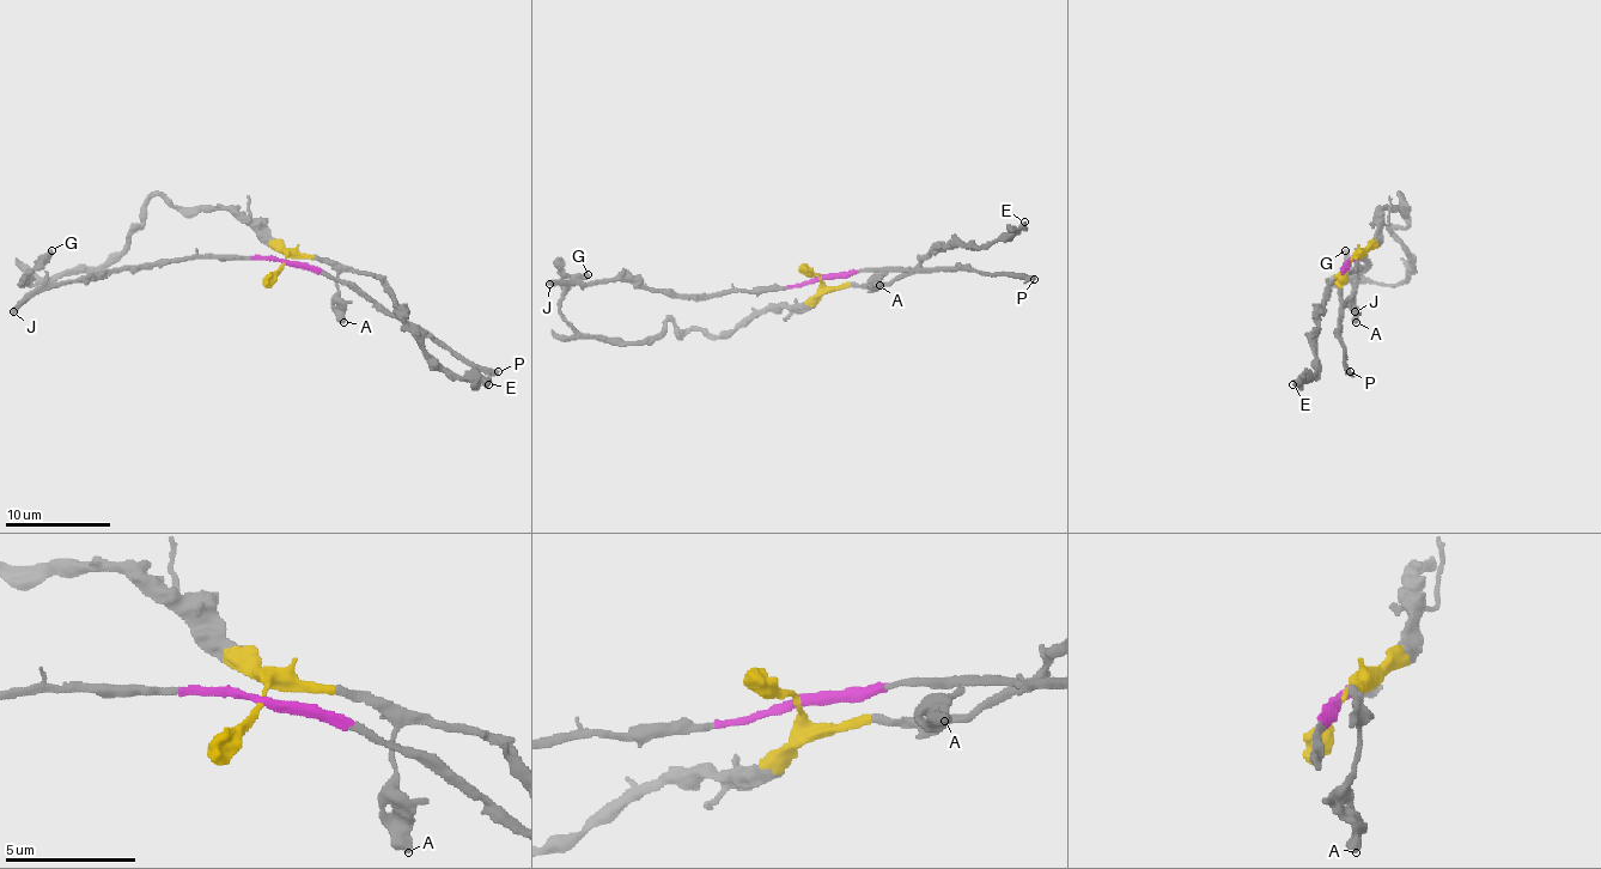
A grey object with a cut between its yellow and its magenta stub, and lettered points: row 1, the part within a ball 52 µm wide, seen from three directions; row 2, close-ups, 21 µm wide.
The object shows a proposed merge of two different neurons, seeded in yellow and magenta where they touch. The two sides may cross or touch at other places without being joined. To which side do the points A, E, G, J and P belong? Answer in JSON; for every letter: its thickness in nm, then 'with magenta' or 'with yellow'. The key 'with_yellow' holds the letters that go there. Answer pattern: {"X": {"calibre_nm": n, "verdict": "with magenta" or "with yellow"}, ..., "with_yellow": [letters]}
{"A": {"calibre_nm": 440, "verdict": "with yellow"}, "E": {"calibre_nm": 480, "verdict": "with yellow"}, "G": {"calibre_nm": 360, "verdict": "with yellow"}, "J": {"calibre_nm": 360, "verdict": "with magenta"}, "P": {"calibre_nm": 400, "verdict": "with magenta"}, "with_yellow": ["A", "E", "G"]}

